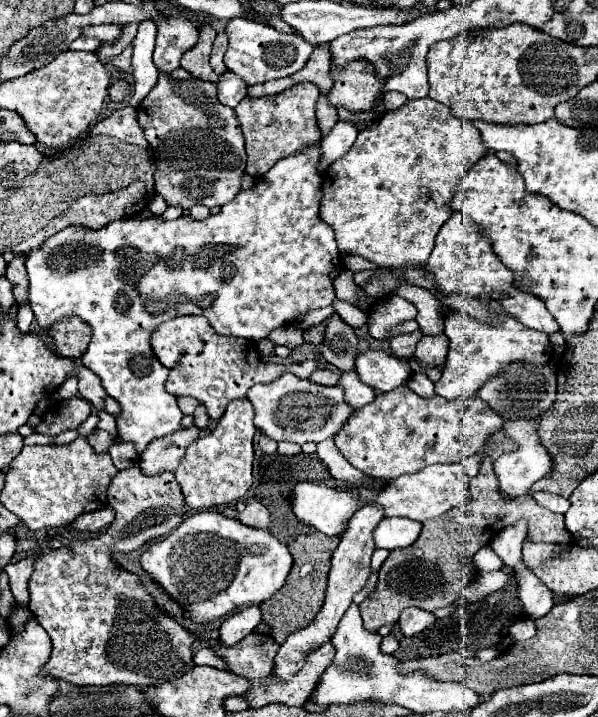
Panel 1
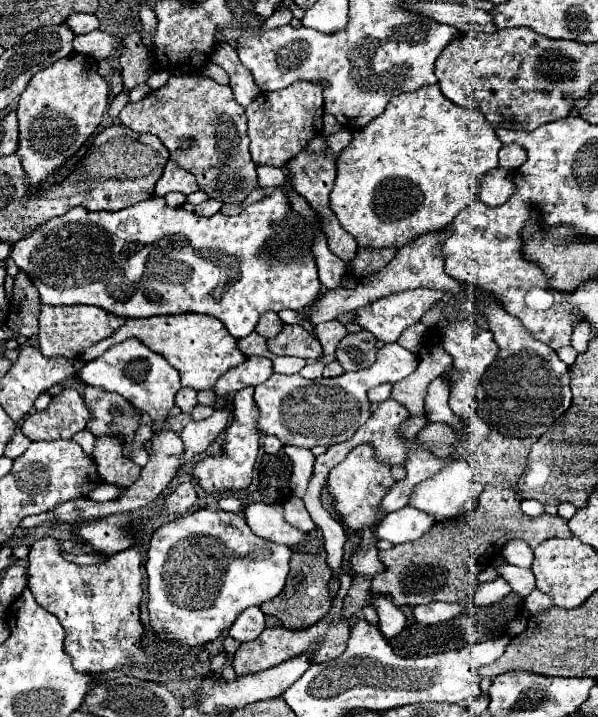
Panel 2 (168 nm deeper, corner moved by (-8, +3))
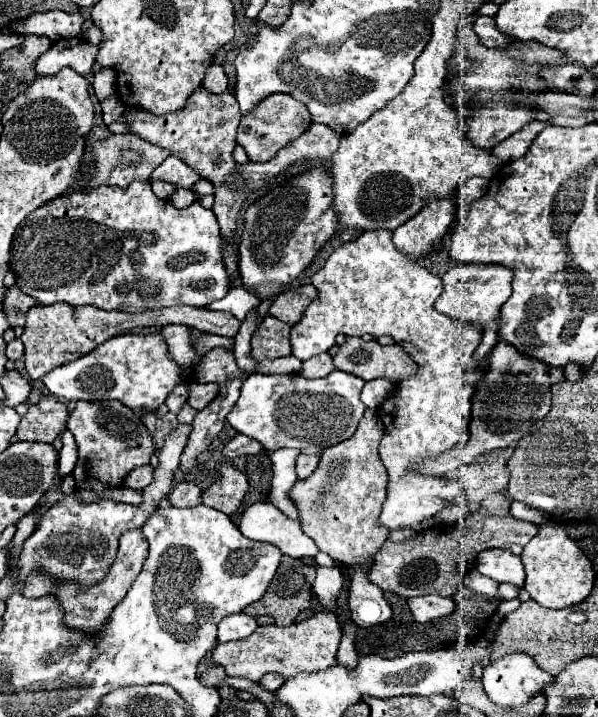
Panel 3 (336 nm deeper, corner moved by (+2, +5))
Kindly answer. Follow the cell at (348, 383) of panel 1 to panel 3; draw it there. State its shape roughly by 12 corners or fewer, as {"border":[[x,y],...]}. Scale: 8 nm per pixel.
{"border":[[372,379],[362,389],[362,401],[378,409],[394,391],[386,379]]}

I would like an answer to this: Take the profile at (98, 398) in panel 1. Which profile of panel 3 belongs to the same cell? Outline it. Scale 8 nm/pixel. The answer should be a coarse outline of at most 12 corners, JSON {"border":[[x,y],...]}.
{"border":[[76,401],[78,489],[120,487],[156,451],[120,401]]}

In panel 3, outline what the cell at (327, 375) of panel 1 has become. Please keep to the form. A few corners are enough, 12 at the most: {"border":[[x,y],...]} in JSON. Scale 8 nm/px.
{"border":[[320,353],[302,363],[300,373],[310,379],[334,371],[332,357]]}

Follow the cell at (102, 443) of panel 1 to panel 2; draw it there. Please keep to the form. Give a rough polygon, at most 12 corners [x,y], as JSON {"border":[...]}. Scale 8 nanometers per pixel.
{"border":[[96,437],[100,479],[130,487],[142,467],[122,455],[114,437]]}

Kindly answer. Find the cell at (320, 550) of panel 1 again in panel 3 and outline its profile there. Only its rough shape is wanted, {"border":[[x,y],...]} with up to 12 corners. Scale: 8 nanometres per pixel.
{"border":[[282,557],[266,595],[246,607],[292,625],[310,607],[316,569]]}

